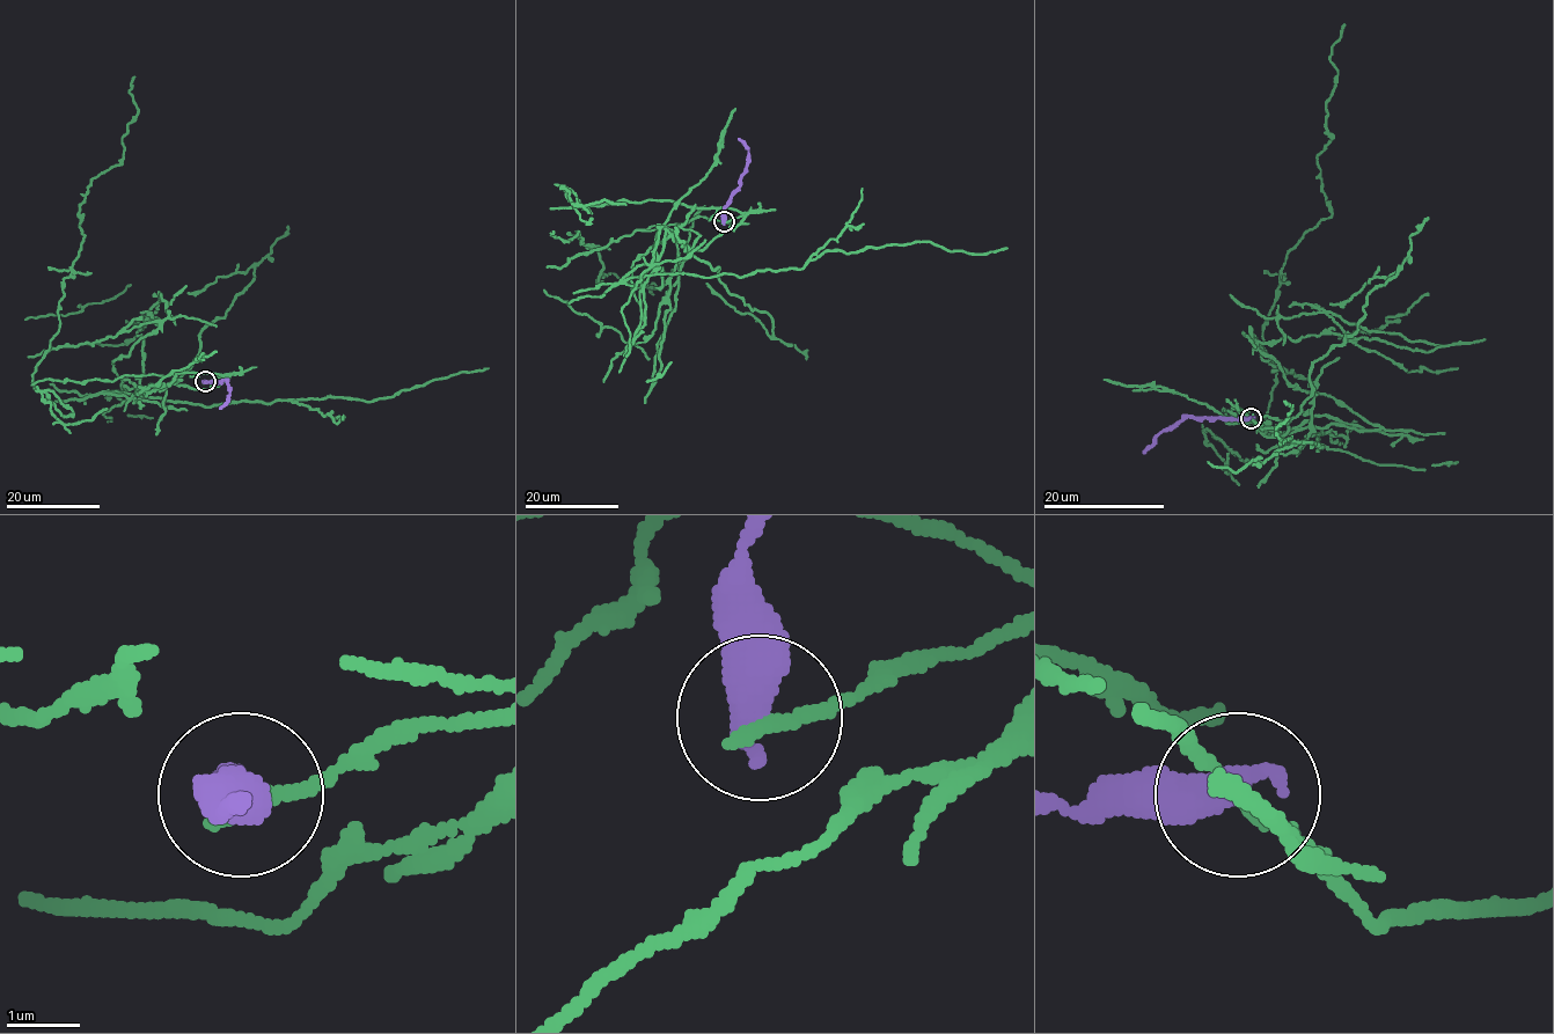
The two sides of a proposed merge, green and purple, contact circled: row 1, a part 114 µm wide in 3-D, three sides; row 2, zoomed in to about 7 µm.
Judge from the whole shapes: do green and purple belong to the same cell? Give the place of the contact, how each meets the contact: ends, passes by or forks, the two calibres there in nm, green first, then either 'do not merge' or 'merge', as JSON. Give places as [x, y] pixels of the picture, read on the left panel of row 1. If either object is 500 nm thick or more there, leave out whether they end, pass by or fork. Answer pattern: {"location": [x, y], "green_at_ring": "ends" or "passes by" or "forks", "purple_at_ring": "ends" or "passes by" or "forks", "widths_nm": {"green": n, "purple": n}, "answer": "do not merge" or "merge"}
{"location": [205, 381], "widths_nm": {"green": 240, "purple": 600}, "answer": "do not merge"}

